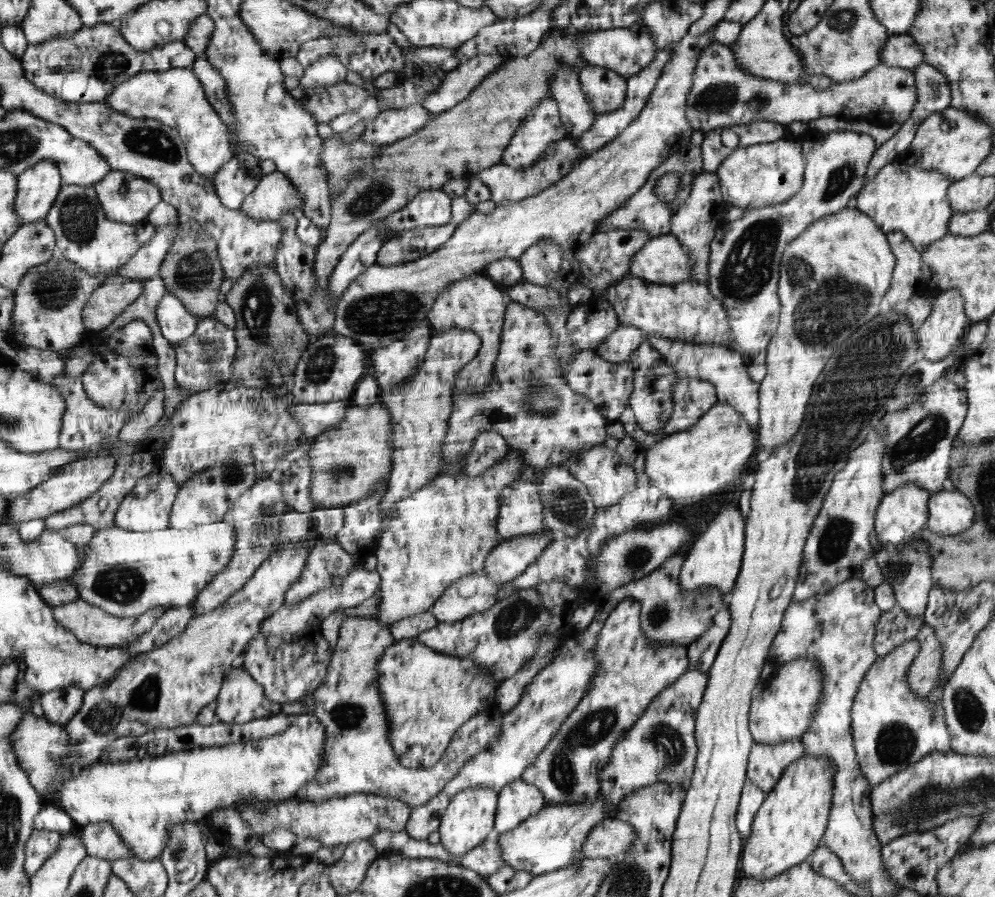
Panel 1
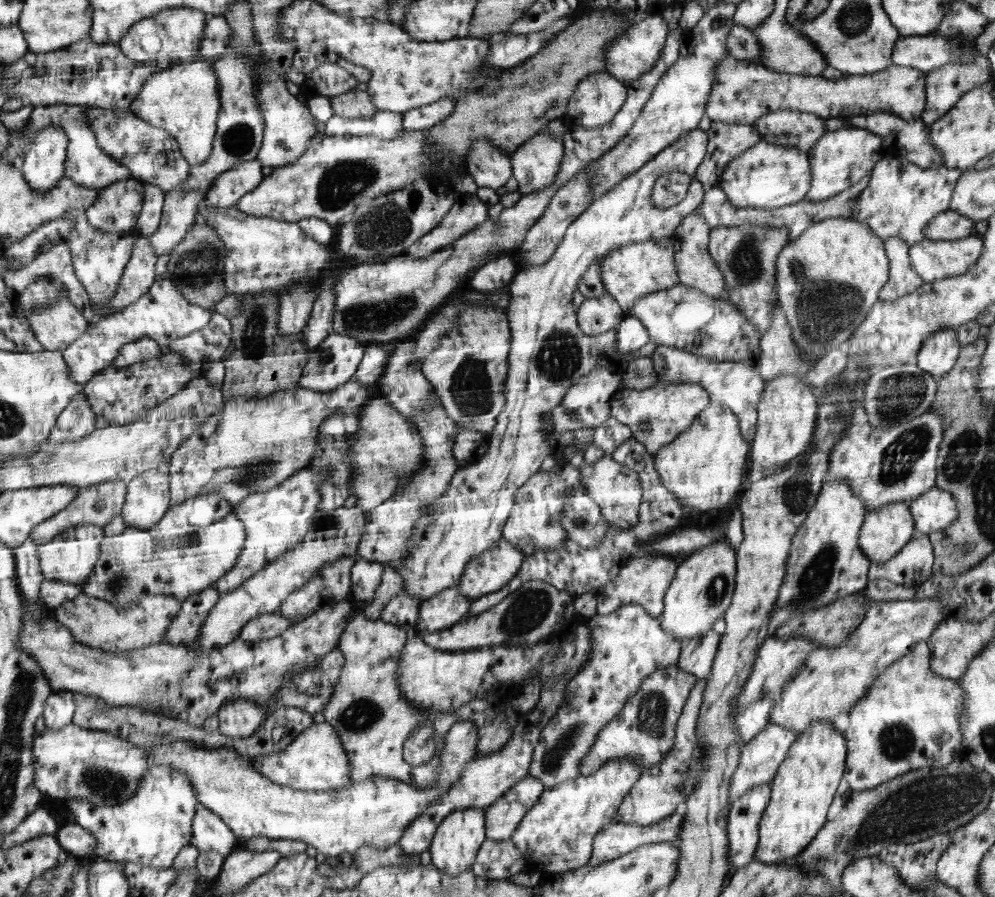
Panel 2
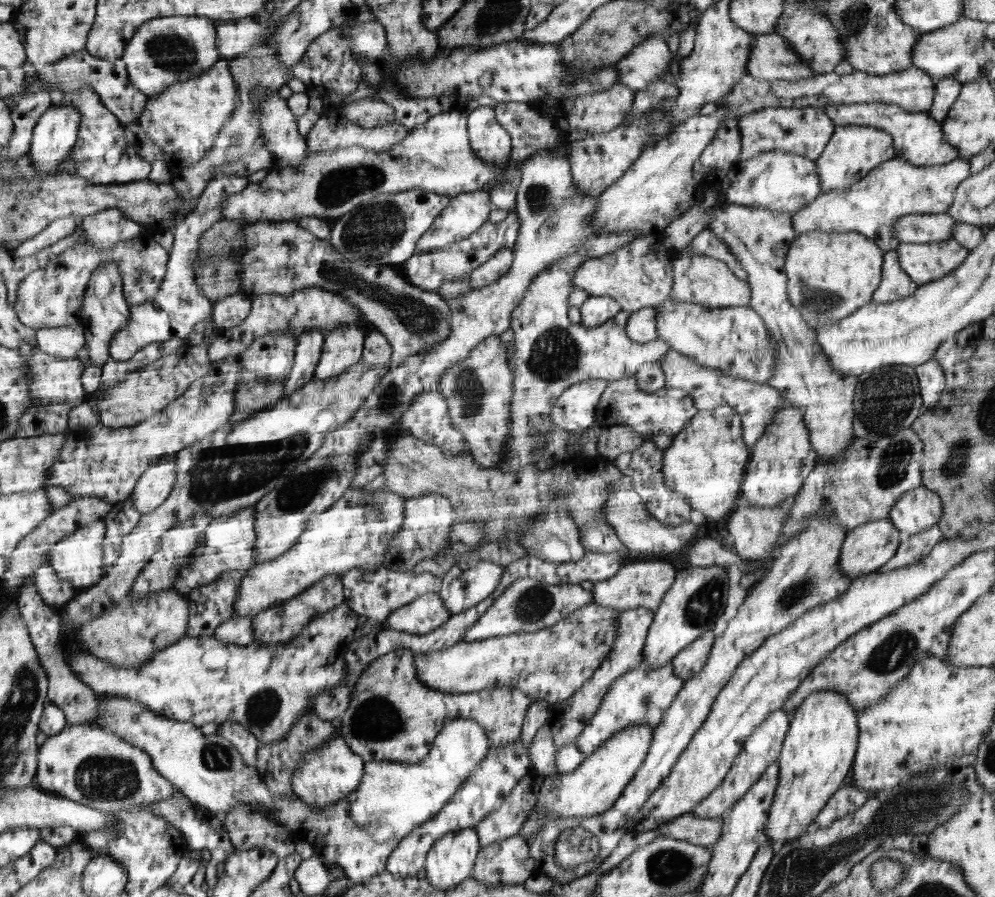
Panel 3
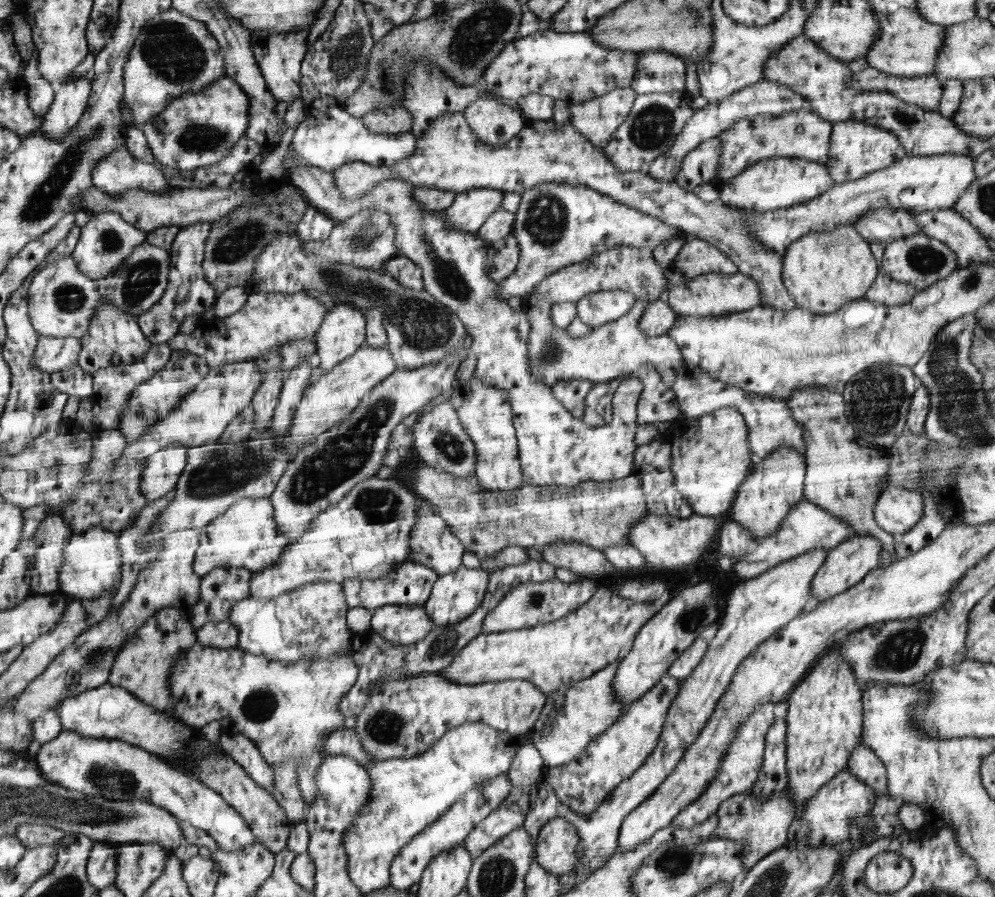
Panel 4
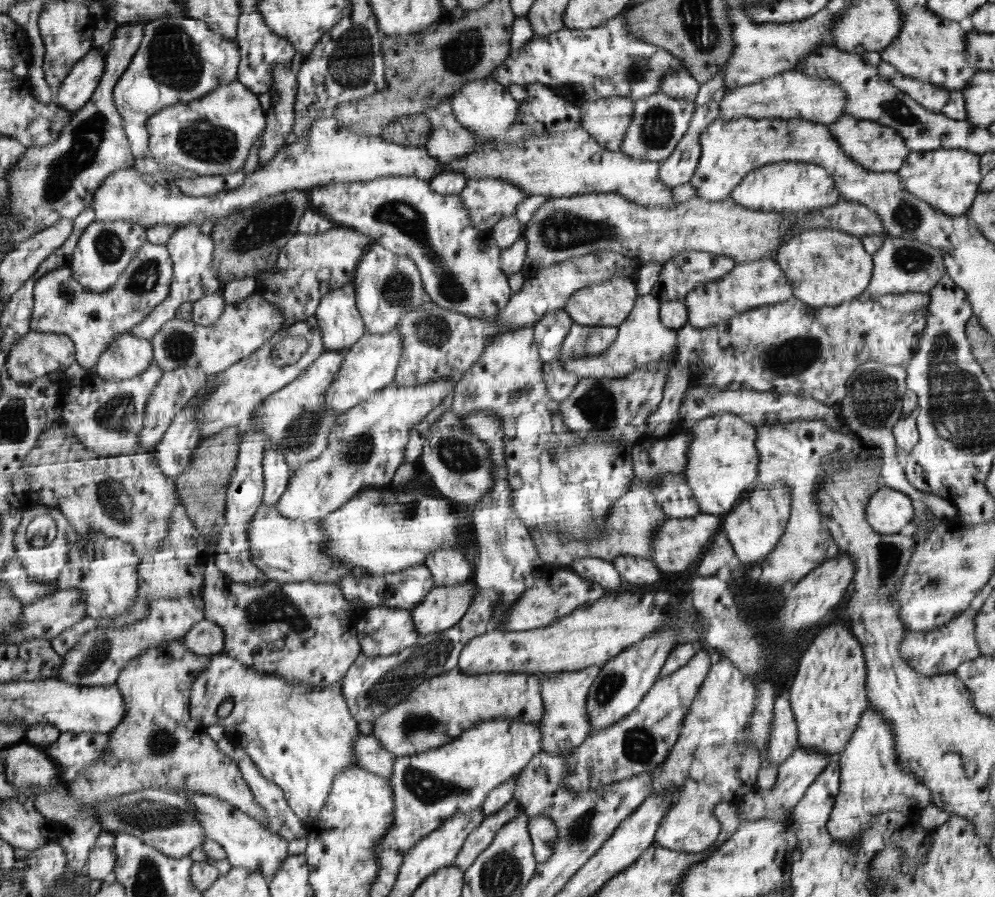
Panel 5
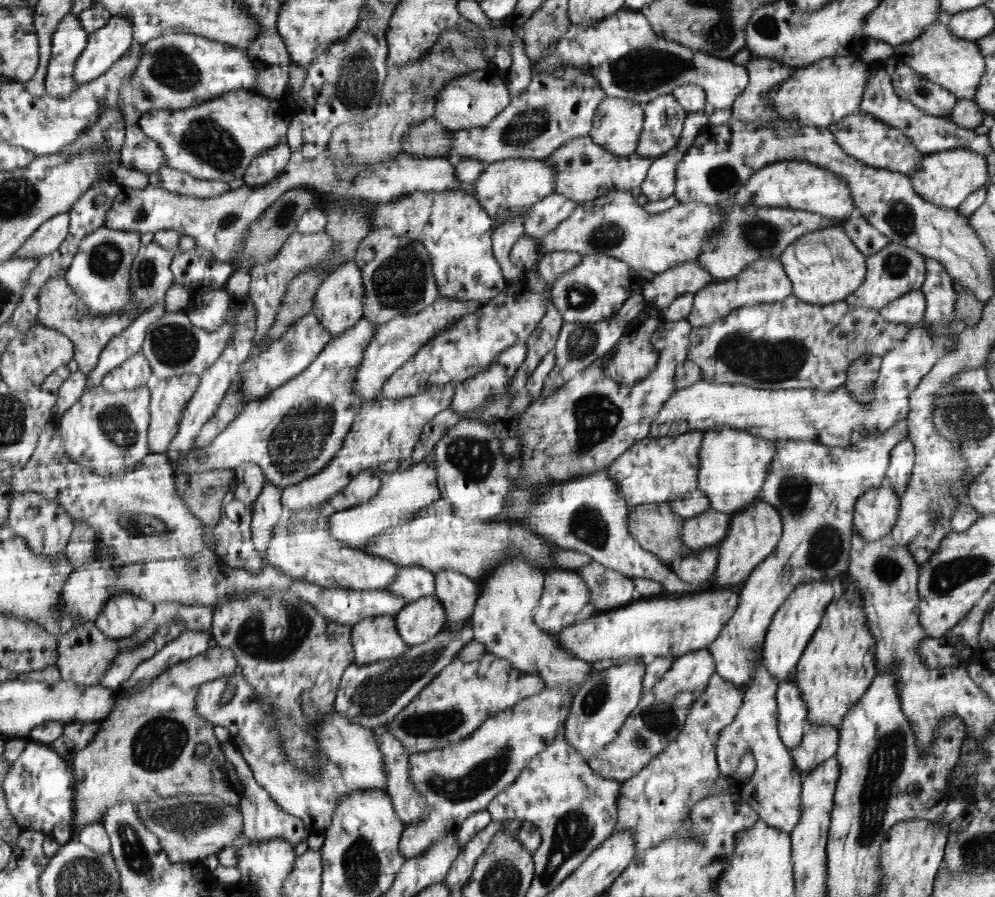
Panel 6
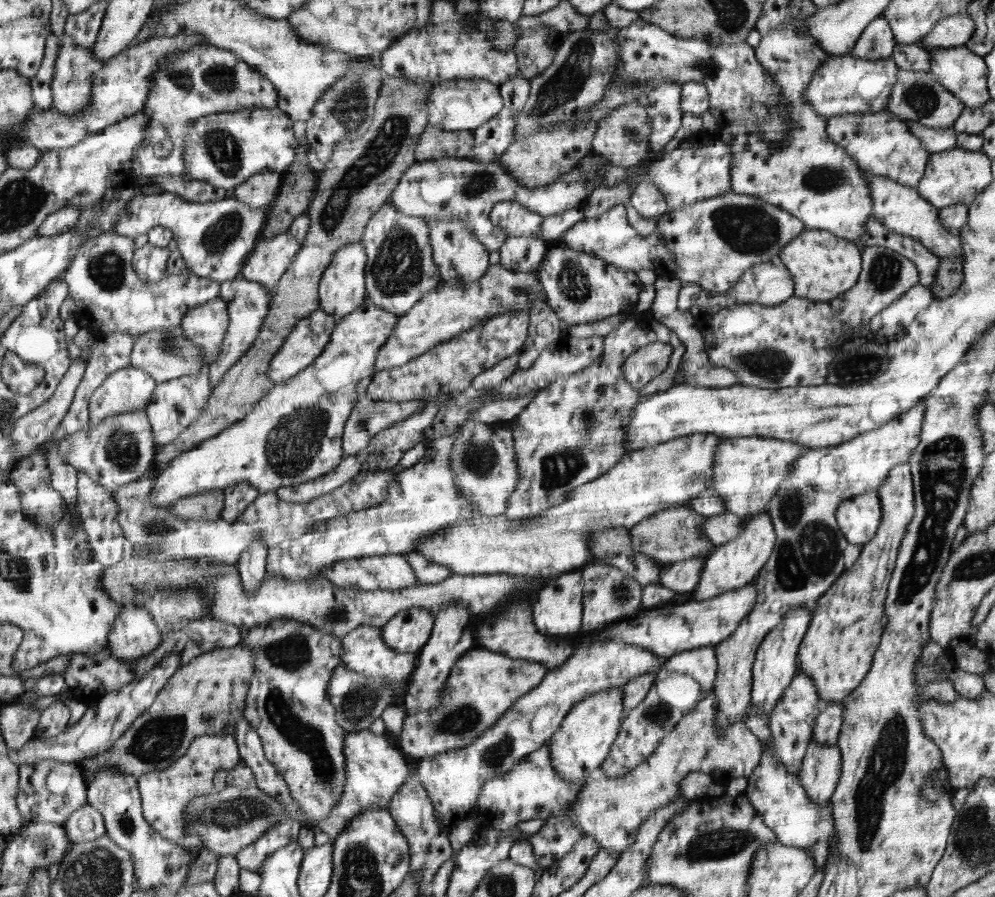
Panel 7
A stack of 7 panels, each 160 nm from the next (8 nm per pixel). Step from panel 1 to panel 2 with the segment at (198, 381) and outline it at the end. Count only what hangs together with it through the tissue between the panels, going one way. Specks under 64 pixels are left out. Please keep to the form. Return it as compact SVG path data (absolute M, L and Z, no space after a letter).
M214 310L209 323L200 330L169 344L170 352L187 358L187 367L195 370L196 377L204 376L209 364L221 361L233 332L231 322Z

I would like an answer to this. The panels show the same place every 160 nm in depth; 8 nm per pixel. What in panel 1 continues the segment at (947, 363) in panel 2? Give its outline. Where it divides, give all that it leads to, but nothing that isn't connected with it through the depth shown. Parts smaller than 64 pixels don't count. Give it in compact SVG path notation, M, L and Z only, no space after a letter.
M958 289L940 290L930 316L917 328L917 343L925 360L942 360L962 344L969 322L965 310Z

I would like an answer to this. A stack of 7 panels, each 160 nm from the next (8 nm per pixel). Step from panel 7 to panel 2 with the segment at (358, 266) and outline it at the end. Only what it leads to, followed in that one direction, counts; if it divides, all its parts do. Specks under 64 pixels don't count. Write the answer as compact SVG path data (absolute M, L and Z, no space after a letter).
M332 332L309 353L298 386L329 393L354 378L364 358L357 338Z

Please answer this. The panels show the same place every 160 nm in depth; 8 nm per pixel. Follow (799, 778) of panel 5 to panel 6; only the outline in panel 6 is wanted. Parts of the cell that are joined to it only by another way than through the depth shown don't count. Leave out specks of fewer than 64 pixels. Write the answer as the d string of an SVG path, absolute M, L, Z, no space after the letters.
M832 725L808 726L796 748L790 749L798 772L804 776L837 753L839 729Z

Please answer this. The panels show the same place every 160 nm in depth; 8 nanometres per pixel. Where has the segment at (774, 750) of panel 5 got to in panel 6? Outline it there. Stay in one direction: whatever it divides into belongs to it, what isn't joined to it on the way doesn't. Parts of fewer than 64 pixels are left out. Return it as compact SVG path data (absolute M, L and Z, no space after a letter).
M789 679L778 685L777 727L781 741L789 748L796 748L809 726L807 708L797 684Z

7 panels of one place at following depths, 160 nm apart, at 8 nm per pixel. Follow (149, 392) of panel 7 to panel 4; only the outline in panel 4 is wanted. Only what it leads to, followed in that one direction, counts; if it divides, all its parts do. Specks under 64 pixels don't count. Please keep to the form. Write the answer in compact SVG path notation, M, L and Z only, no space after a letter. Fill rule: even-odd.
M101 302L88 325L88 332L81 339L81 354L77 364L82 370L95 373L98 369L120 364L132 364L142 360L151 349L152 343L146 338L134 316L114 307L111 302ZM119 354L119 364L114 364L114 356Z

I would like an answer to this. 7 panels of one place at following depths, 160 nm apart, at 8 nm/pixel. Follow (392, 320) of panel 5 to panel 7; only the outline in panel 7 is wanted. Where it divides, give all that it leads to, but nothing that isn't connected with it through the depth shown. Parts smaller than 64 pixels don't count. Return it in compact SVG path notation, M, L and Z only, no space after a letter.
M386 202L377 209L369 221L360 242L365 247L367 263L365 287L367 296L374 306L402 316L409 313L417 303L443 283L440 268L433 257L433 245L429 238L429 226L425 219L402 214L392 203Z

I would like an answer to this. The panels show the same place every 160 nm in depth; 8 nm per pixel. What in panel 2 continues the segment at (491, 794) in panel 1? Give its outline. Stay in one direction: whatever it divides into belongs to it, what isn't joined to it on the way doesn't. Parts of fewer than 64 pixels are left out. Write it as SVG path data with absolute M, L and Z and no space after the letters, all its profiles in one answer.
M470 808L455 810L450 813L438 826L433 842L429 846L431 863L440 867L446 874L452 874L453 876L472 870L473 862L477 858L477 852L487 838L485 834L485 818L484 809Z

